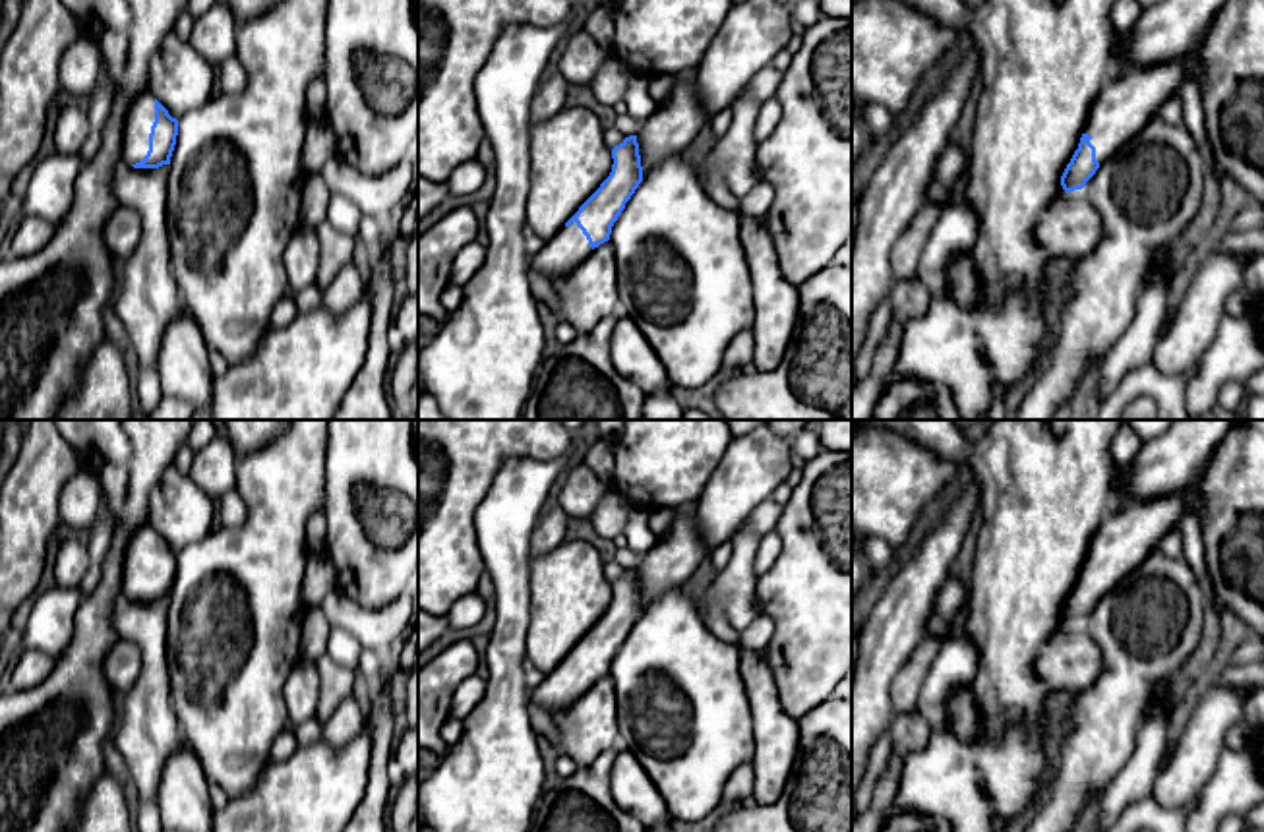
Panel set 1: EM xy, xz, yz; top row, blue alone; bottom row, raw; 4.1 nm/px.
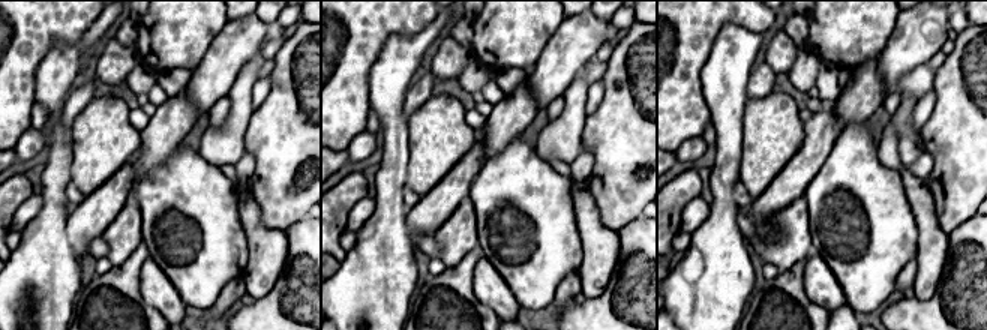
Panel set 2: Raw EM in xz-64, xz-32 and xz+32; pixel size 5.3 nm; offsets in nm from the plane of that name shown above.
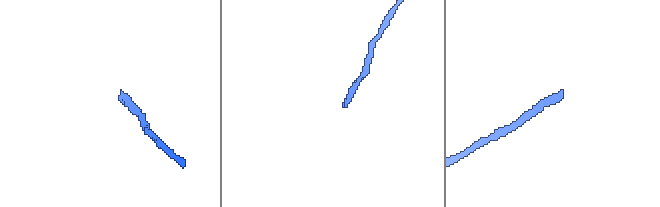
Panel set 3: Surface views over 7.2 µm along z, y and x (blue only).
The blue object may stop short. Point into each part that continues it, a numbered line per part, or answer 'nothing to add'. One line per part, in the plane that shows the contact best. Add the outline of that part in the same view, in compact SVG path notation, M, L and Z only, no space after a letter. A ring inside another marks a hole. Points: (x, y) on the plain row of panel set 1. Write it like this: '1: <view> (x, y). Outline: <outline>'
1: xy (138, 556). Outline: M145 524L137 528L124 553L122 596L135 598L149 584L149 567L155 555L155 530Z

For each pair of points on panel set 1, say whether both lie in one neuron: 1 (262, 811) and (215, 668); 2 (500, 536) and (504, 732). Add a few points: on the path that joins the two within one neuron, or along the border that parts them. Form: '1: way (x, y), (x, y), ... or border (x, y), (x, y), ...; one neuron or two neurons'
1: border (270, 763), (250, 788), (231, 800); two neurons
2: way (510, 585), (506, 683); one neuron

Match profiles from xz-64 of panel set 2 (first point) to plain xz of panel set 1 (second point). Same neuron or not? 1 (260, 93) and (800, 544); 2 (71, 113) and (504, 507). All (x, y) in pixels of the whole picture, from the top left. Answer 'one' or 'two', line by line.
1: two
2: two

